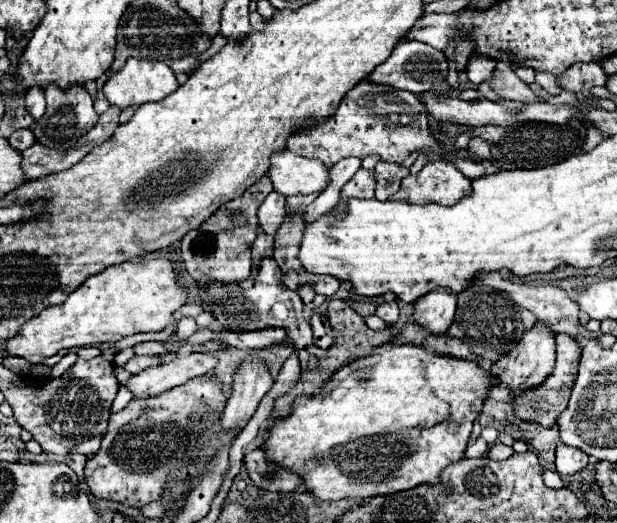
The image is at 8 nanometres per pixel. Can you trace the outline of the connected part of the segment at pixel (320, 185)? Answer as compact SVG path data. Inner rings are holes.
M291 151L271 157L269 177L281 195L309 195L325 191L331 183L331 169L319 159L307 159Z

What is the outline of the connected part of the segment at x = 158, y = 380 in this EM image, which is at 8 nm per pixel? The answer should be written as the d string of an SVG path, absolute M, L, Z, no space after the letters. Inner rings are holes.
M211 353L179 355L169 363L149 367L139 375L133 375L127 383L127 389L131 389L135 397L151 397L167 389L173 389L177 385L183 385L189 379L207 375L215 369L215 365L217 365L217 357Z

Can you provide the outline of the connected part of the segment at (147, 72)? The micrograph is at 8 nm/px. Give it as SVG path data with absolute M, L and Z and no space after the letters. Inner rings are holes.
M131 57L131 59L127 59L127 63L121 71L113 73L107 79L107 83L103 85L103 93L111 105L115 105L119 109L127 109L127 107L139 107L149 101L159 101L159 99L171 95L177 87L179 87L179 83L175 79L175 73L167 65L163 65L161 61Z

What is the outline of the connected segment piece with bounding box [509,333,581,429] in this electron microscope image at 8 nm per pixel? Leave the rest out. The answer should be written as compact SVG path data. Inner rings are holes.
M557 333L557 363L555 363L553 373L541 385L533 387L533 389L525 389L521 393L509 393L515 417L537 423L547 429L553 427L557 423L557 417L563 413L563 409L567 409L567 401L569 401L571 389L573 389L573 383L577 377L579 357L581 357L579 345L575 345L575 341L571 341L571 337L567 337L567 333Z

